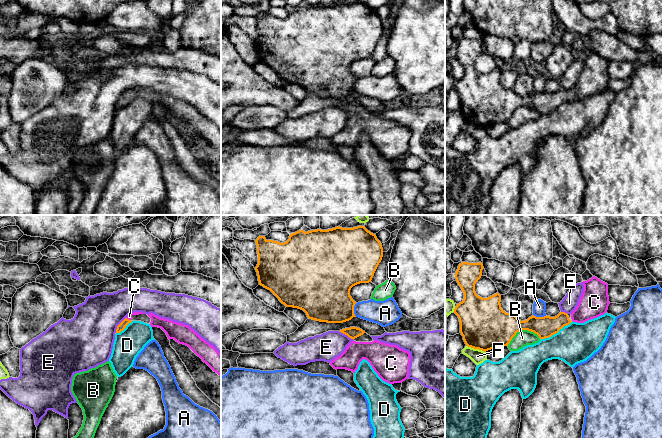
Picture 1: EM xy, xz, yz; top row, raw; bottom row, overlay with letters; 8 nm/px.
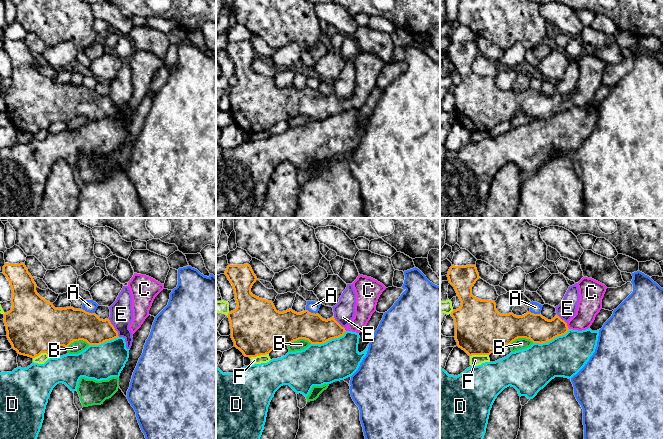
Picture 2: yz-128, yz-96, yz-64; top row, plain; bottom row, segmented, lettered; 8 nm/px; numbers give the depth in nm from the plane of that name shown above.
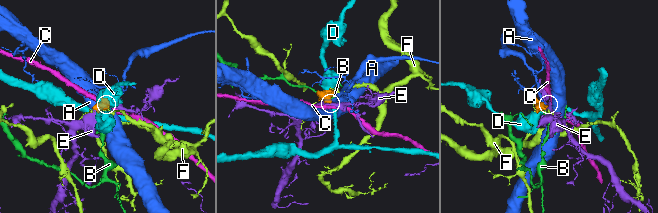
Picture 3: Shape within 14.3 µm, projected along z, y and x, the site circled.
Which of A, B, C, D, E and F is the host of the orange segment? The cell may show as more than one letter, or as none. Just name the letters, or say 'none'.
C

